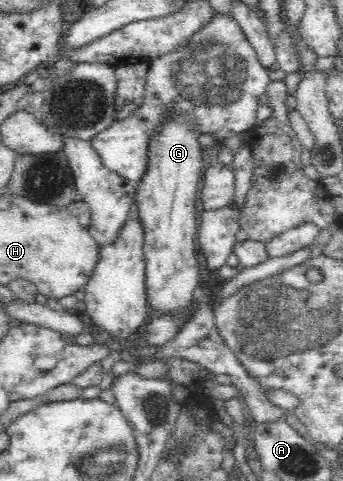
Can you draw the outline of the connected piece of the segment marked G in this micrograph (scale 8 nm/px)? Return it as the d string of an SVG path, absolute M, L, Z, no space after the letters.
M168 123L152 142L152 162L148 170L136 185L136 202L139 217L144 227L144 256L145 256L145 289L147 306L155 315L168 315L168 319L176 323L176 332L183 330L184 322L194 312L194 296L192 292L198 286L200 268L196 258L196 240L199 224L196 224L196 188L198 188L199 175L203 168L201 158L202 146L198 136L192 131L185 130L180 123Z

